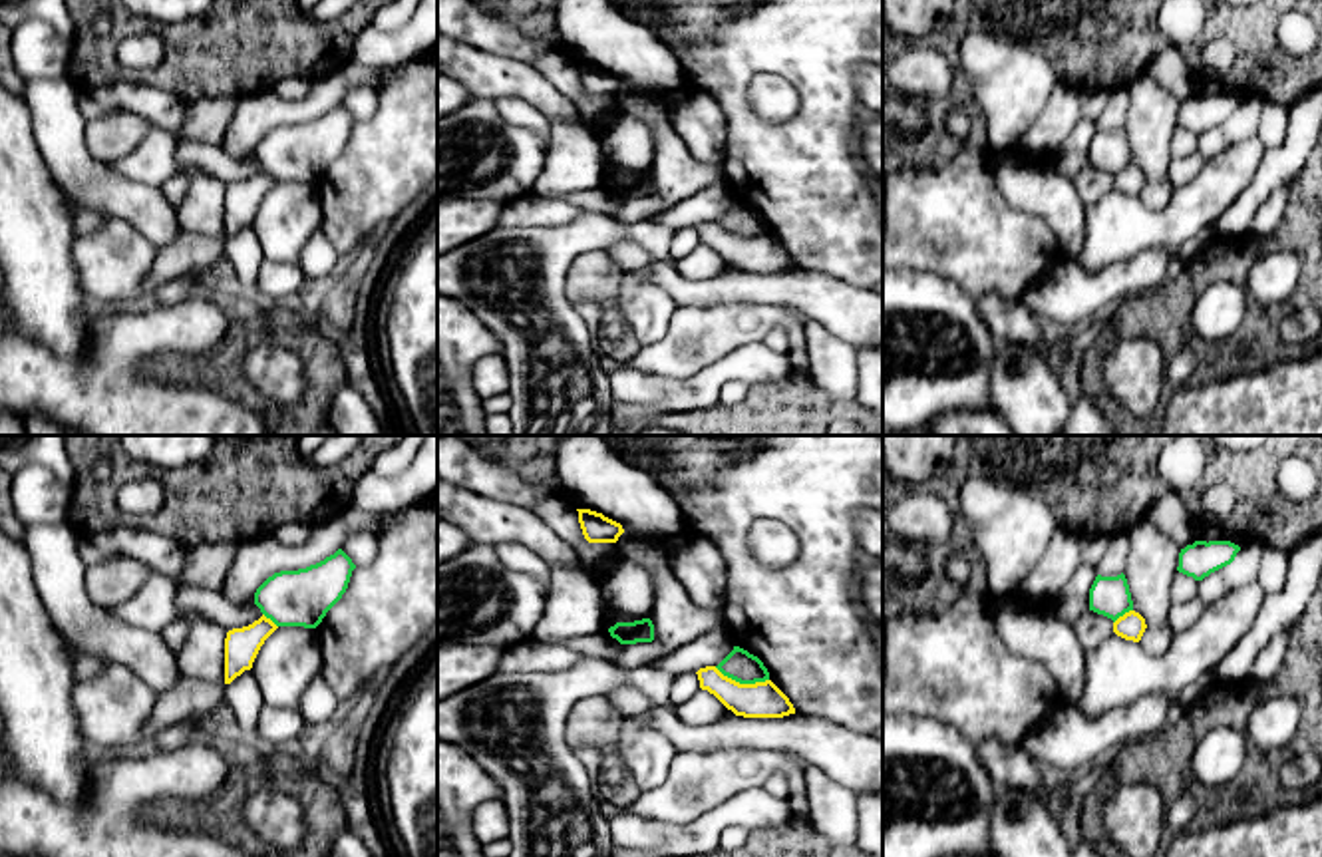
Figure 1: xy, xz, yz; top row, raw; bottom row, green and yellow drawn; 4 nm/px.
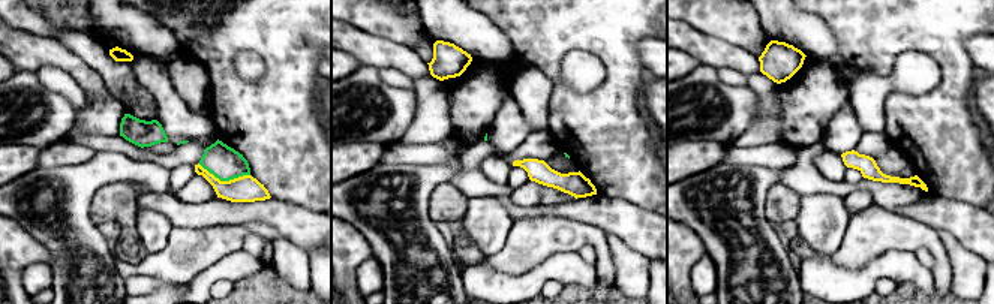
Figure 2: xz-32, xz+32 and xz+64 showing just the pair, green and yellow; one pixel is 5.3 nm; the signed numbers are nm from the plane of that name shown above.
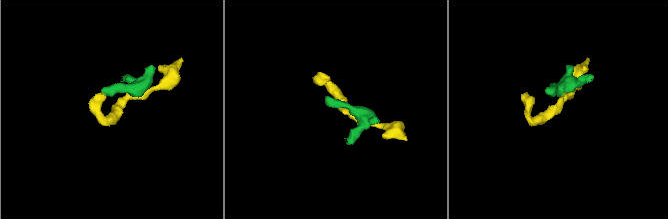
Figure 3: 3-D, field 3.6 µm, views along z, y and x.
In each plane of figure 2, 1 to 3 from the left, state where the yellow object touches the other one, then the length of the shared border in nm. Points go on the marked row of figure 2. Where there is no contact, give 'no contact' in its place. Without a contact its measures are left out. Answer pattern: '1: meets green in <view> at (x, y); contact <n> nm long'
1: meets green in xz-32 at (224, 180); contact 280 nm long
2: no contact
3: no contact

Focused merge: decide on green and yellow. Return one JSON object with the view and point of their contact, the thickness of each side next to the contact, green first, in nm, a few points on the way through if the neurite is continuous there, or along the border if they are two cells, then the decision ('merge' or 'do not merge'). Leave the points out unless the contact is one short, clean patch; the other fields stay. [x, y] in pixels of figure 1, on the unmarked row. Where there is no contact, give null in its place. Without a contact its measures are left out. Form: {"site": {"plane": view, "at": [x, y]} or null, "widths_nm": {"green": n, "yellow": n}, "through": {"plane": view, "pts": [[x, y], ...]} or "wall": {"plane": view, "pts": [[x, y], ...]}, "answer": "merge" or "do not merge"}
{"site": {"plane": "xz", "at": [742, 237]}, "widths_nm": {"green": 130, "yellow": 140}, "wall": {"plane": "xz", "pts": [[714, 221], [740, 237], [768, 235]]}, "answer": "do not merge"}

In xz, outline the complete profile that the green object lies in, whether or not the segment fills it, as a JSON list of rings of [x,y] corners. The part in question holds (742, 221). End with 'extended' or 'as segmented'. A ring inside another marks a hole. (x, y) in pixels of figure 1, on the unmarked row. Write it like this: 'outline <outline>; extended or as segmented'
outline [[[734,201],[734,205],[716,223],[724,231],[740,239],[755,239],[769,235],[769,227],[763,217],[740,201]]]; as segmented

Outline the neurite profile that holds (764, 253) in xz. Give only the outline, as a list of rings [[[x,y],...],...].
[[[716,221],[700,223],[700,243],[714,249],[728,264],[744,272],[783,272],[795,268],[789,253],[771,237],[740,239]]]

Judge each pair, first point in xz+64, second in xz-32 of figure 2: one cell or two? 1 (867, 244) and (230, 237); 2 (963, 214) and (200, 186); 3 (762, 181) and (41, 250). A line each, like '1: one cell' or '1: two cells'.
1: one cell
2: one cell
3: two cells

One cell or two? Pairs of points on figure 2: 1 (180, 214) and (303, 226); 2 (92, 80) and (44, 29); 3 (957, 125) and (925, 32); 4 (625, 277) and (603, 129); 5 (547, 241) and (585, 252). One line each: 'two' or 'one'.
1: one
2: two
3: one
4: two
5: two

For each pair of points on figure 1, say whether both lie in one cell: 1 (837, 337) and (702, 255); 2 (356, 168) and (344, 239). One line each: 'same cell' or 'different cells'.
1: same cell
2: same cell

